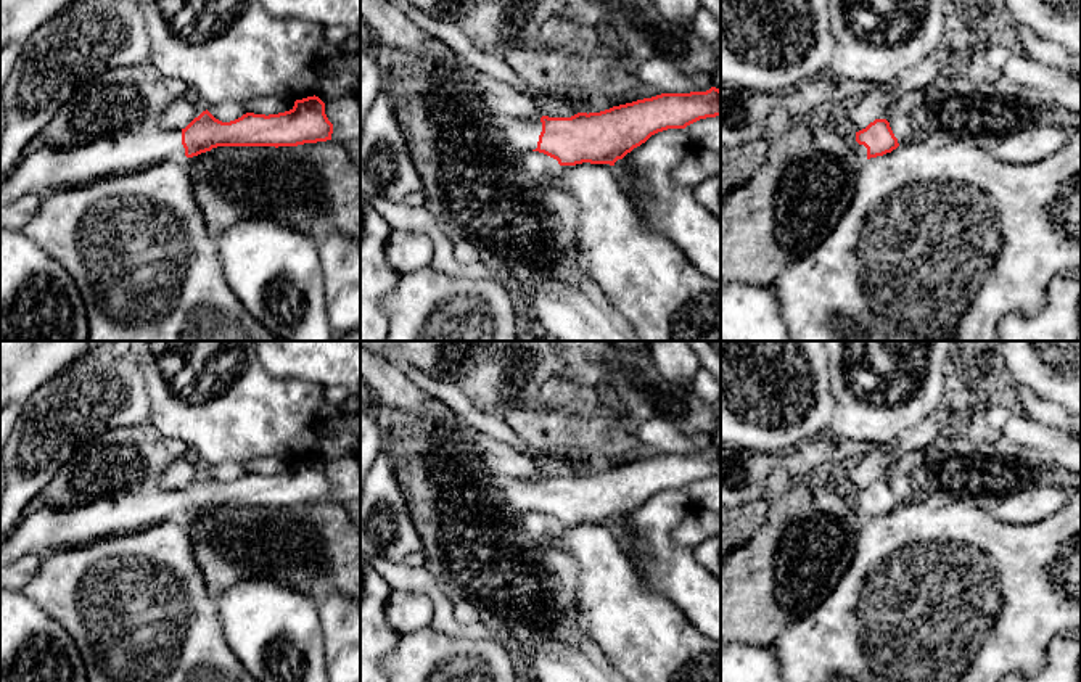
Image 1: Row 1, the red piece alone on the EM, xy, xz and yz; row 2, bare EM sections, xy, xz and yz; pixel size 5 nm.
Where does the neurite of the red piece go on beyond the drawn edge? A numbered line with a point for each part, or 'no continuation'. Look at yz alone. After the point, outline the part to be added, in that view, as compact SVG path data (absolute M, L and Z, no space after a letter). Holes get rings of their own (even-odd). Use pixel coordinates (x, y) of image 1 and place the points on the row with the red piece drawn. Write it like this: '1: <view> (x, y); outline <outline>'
1: yz (859, 150); outline M854 142L853 150L859 164L867 161L867 148L864 145L859 145L857 142Z

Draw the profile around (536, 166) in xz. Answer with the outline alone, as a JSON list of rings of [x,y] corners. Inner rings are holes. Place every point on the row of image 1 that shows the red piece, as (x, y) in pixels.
[[[526,151],[512,159],[512,167],[526,175],[531,182],[542,182],[550,179],[552,172],[560,167],[560,164],[557,159],[544,153]]]

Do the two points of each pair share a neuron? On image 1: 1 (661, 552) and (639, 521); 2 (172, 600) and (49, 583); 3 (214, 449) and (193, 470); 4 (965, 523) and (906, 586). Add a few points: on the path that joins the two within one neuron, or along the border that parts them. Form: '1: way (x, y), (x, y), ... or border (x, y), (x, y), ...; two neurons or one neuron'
1: way (658, 544), (647, 529); one neuron
2: way (142, 600), (126, 600), (79, 587); one neuron
3: border (190, 452), (206, 468); two neurons
4: way (953, 539), (922, 570); one neuron

